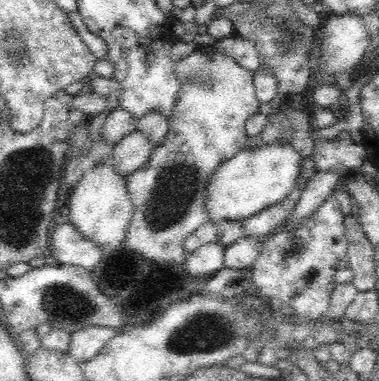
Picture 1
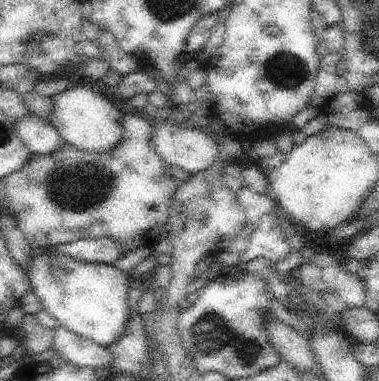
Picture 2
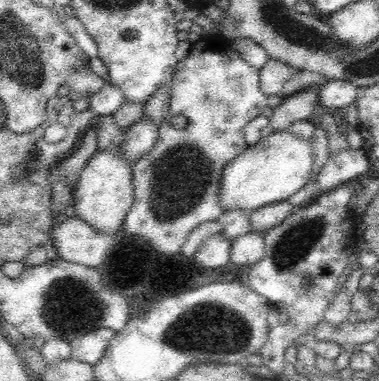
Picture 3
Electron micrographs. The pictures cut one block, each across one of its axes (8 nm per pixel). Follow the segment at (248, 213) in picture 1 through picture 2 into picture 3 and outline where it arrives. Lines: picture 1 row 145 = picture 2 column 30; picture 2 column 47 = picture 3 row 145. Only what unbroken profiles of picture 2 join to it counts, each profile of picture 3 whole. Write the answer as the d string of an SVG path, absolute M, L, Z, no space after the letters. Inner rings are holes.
M272 132L226 164L220 182L220 204L224 210L240 208L252 212L266 204L288 200L314 178L314 166L312 138L300 138L292 132Z

